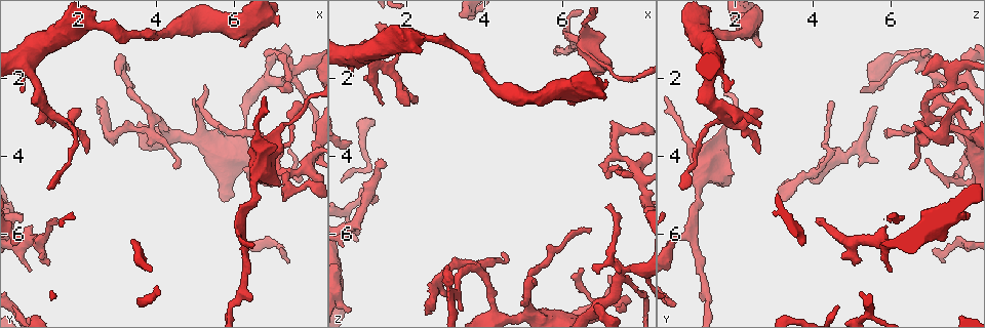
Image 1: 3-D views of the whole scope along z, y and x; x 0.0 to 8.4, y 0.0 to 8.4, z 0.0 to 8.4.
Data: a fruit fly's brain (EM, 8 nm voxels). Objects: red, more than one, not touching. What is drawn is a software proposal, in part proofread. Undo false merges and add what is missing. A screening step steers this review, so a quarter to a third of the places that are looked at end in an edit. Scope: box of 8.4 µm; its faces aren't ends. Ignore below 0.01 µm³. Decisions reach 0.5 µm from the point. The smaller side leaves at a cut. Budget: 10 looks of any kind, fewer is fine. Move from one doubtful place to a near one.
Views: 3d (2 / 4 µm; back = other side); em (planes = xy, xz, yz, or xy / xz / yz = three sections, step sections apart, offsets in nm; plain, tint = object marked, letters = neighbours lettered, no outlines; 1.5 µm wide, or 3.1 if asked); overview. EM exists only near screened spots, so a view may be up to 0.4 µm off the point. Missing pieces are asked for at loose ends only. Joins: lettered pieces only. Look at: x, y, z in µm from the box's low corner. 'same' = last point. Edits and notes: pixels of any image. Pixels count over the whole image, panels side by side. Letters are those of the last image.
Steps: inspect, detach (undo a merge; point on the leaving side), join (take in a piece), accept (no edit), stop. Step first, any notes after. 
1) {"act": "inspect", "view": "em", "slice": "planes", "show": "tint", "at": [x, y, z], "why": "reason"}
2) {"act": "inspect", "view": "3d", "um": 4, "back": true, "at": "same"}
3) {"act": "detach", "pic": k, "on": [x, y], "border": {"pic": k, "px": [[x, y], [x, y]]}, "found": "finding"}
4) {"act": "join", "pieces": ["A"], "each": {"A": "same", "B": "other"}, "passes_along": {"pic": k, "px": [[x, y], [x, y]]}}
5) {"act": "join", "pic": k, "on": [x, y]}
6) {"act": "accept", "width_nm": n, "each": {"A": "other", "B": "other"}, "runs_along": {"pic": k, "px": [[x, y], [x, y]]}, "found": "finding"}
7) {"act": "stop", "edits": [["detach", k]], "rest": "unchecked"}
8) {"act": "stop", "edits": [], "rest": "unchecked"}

{"act": "inspect", "view": "3d", "um": 2, "back": true, "at": [7.90, 4.70, 3.30], "why": "sharp bend"}

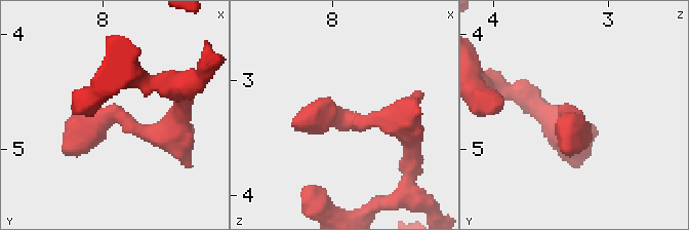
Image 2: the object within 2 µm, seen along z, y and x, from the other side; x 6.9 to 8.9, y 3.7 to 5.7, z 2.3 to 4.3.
{"act": "inspect", "view": "em", "slice": "xz", "step": 4, "show": "tint", "at": [7.94, 4.72, 3.32]}

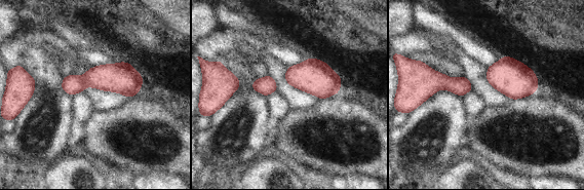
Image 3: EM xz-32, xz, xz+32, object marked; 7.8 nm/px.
{"act": "inspect", "view": "em", "slice": "planes", "show": "letters", "at": "same", "why": "another direction"}

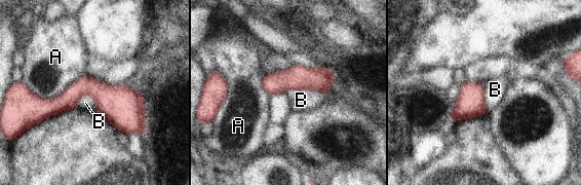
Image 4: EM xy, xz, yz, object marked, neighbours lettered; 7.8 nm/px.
{"act": "accept", "each": {"A": "other", "B": "other"}, "border": {"pic": 4, "px": [[282, 91], [310, 88], [325, 95]]}, "found": "all the same neuron"}

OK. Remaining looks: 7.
{"act": "inspect", "view": "em", "slice": "planes", "show": "tint", "at": [7.20, 3.20, 1.80], "why": "thick turns thin"}

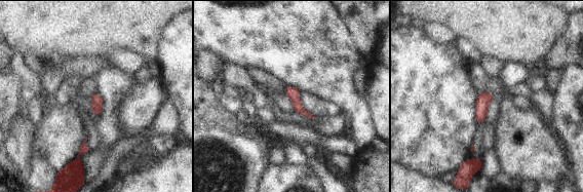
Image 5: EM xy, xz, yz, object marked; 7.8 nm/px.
{"act": "inspect", "view": "em", "slice": "planes", "show": "letters", "at": "same", "why": "what lies round it"}

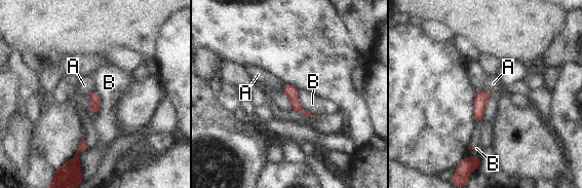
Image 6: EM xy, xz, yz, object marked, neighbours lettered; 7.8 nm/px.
{"act": "accept", "each": {"A": "other", "B": "other"}, "border": {"pic": 6, "px": [[481, 89], [492, 92]]}, "found": "continuous, no second neuron"}

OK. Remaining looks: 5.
{"act": "inspect", "view": "em", "slice": "xz", "step": 8, "show": "tint", "at": [7.60, 1.75, 6.95], "why": "a fork"}

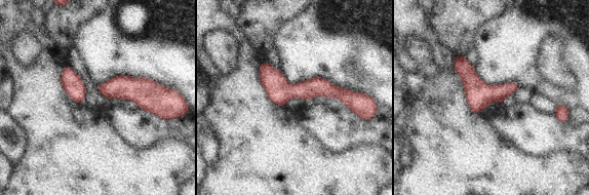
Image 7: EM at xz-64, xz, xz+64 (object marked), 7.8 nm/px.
{"act": "inspect", "view": "em", "slice": "planes", "show": "letters", "at": "same"}

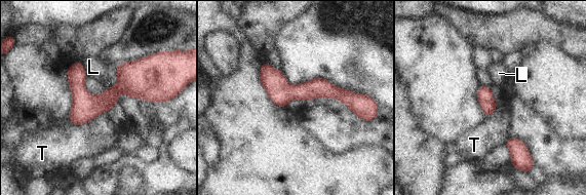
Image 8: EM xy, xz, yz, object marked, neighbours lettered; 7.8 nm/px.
{"act": "accept", "each": {"L": "other", "T": "other"}, "runs_along": {"pic": 8, "px": [[263, 68], [285, 90], [329, 90], [357, 104]]}, "found": "all the same neuron"}

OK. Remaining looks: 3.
{"act": "inspect", "view": "em", "slice": "xy", "step": 4, "show": "letters", "at": [1.35, 5.60, 4.10], "why": "free end"}

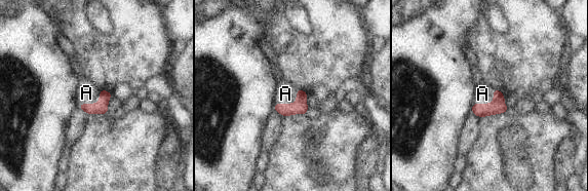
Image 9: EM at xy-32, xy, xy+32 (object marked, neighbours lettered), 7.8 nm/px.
{"act": "inspect", "view": "em", "slice": "planes", "show": "letters", "at": "same", "why": "another direction"}

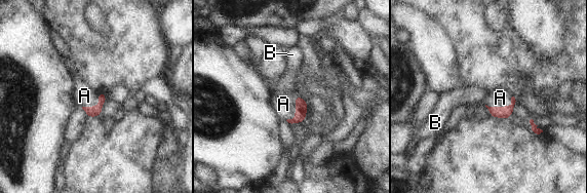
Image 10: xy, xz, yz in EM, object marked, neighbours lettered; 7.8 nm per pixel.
{"act": "join", "pieces": ["A"], "longest_contact_nm": ["A", 240], "each": {"A": "same", "B": "other"}, "found": "the neuron continues"}

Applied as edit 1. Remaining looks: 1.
{"act": "stop", "edits": [["join", 10]], "rest": "unchecked"}

